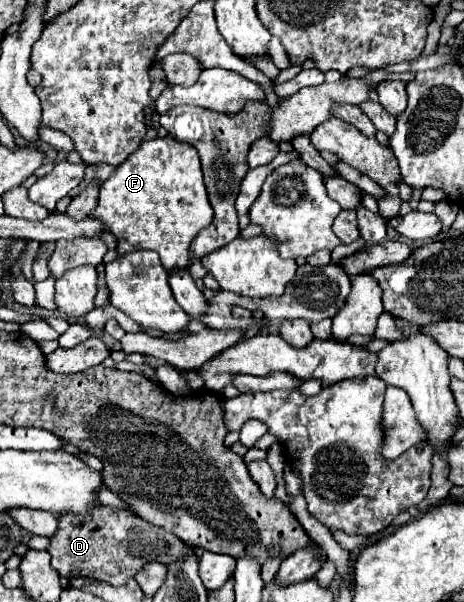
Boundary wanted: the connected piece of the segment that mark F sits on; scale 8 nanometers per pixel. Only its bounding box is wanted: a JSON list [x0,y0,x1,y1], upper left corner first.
[90,136,212,272]

